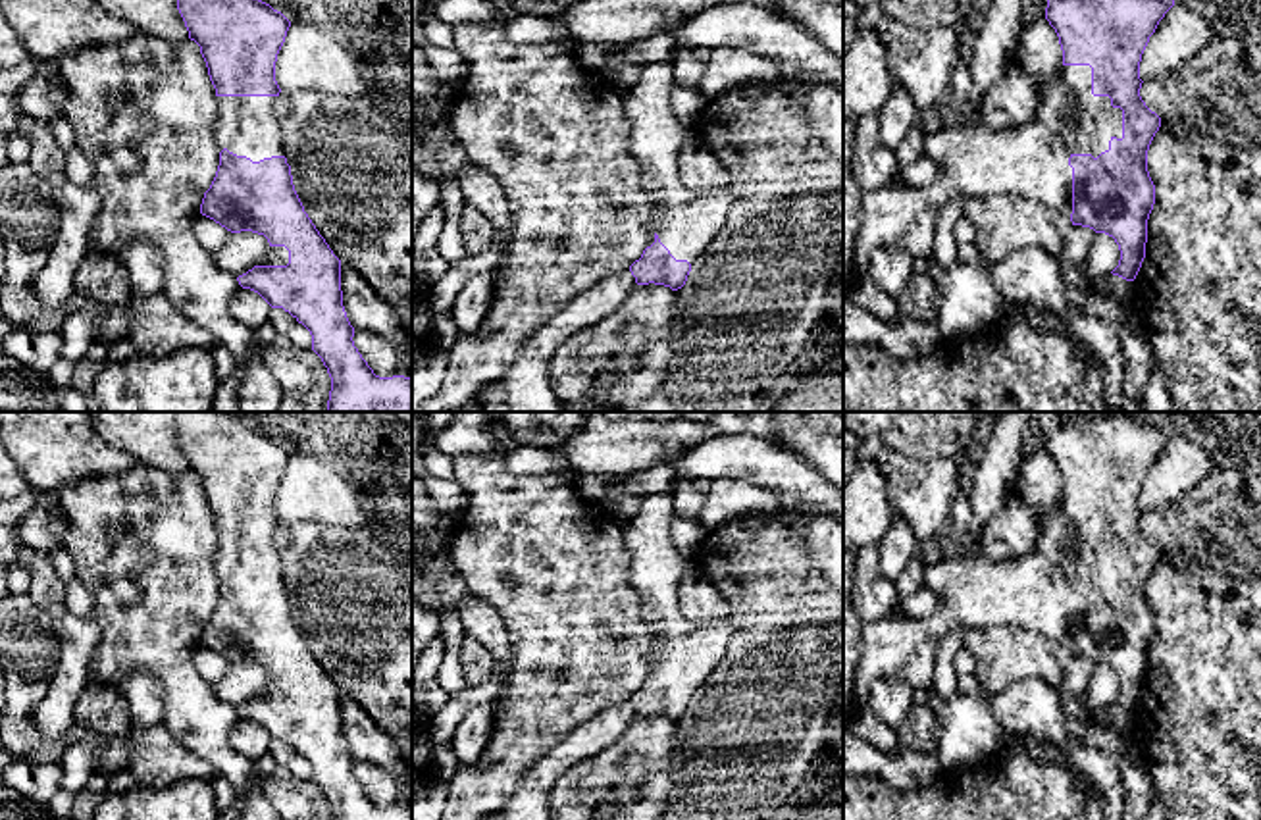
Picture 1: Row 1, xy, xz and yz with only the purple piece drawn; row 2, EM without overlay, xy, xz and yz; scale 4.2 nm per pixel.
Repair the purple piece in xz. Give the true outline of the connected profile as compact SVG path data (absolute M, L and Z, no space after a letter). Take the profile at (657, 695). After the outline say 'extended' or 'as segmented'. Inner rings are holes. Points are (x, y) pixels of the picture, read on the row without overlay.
M647 495L637 510L620 520L630 551L630 583L641 599L641 616L653 635L647 679L630 697L637 716L664 716L678 722L685 716L695 691L726 658L739 624L733 618L707 628L693 626L680 612L680 587L687 558L674 547L672 495Z; extended

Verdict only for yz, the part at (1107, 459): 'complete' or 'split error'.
split error

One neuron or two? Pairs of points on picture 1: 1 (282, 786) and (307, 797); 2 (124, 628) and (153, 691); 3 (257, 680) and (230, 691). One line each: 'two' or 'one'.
1: one
2: two
3: one

